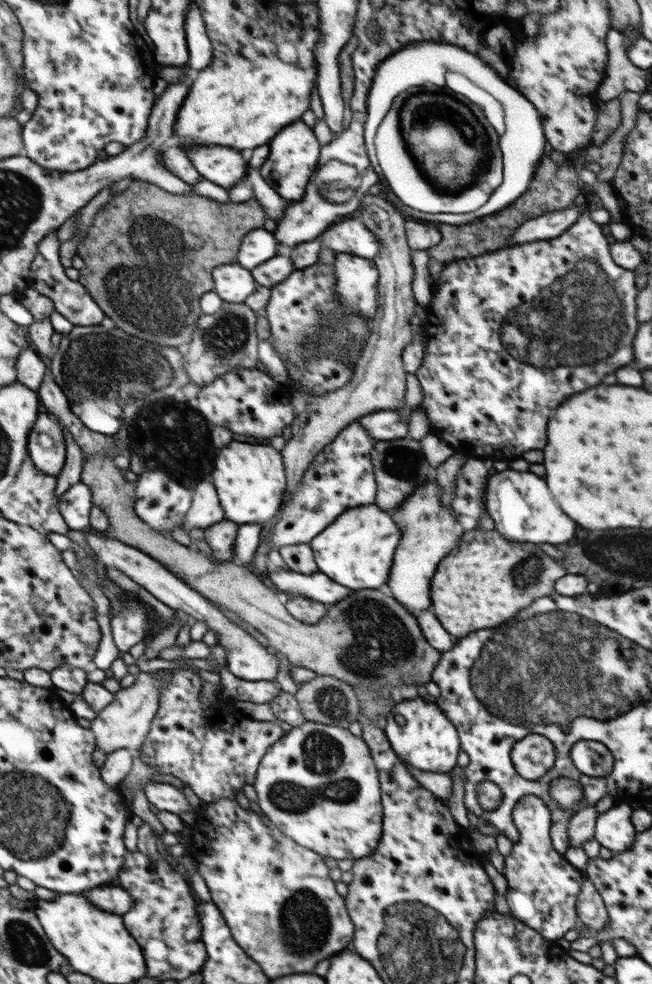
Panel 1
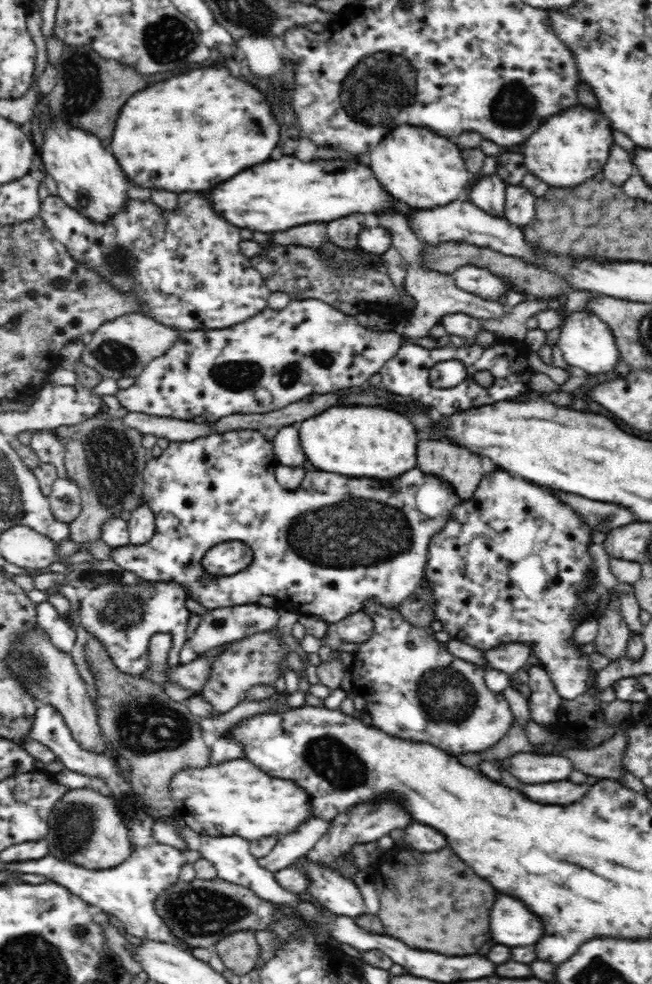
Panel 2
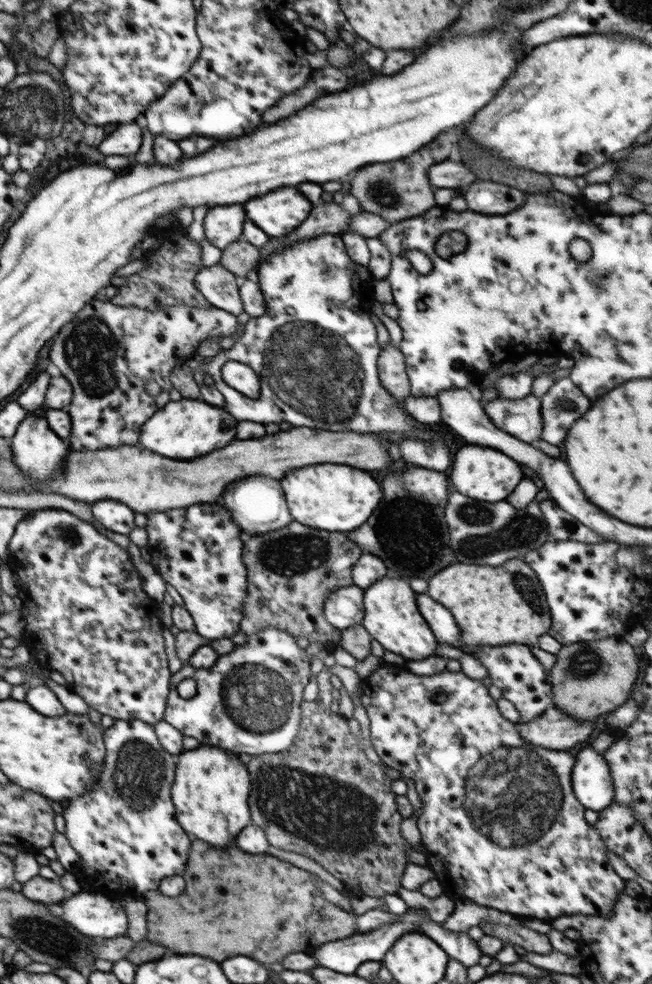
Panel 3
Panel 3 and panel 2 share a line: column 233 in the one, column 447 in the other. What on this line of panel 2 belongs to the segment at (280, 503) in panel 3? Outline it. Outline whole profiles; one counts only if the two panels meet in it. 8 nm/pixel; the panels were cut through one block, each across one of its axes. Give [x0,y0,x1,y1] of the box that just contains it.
[110,429,462,623]

